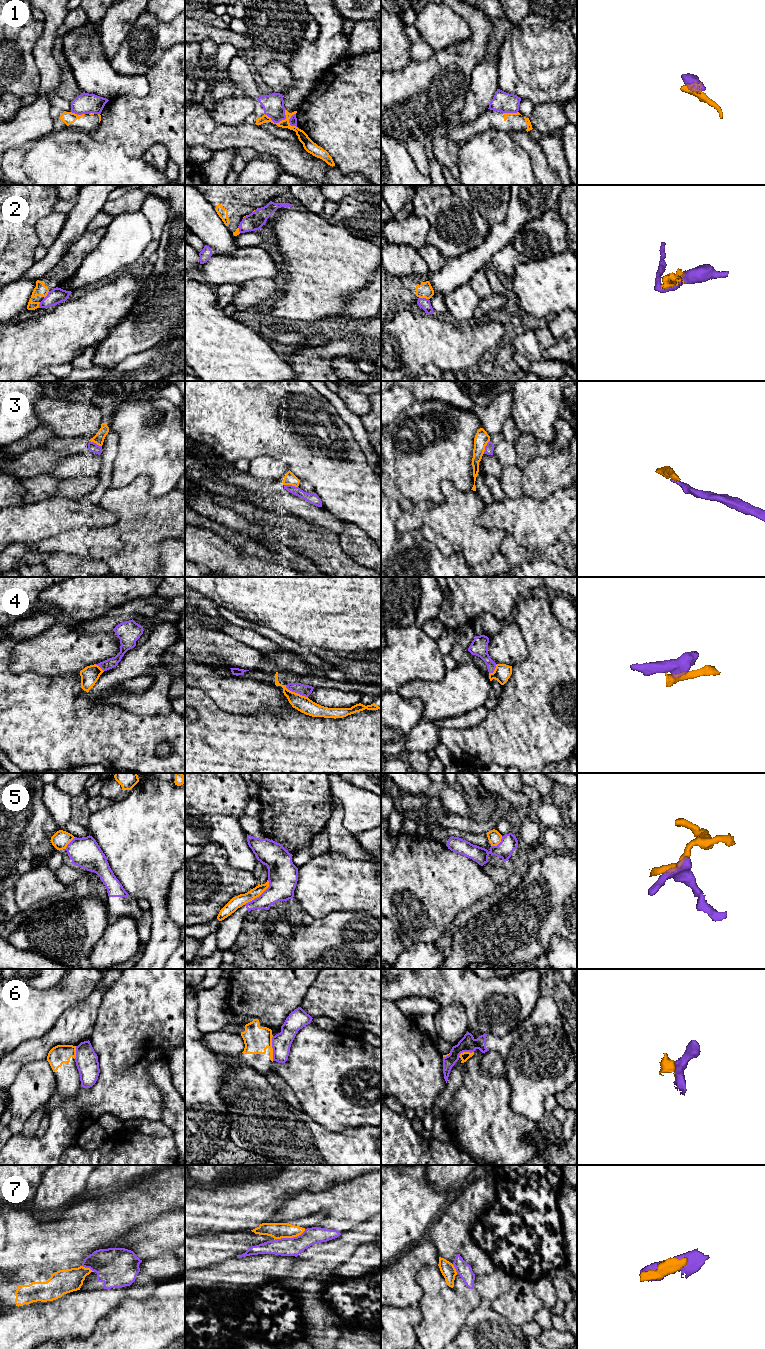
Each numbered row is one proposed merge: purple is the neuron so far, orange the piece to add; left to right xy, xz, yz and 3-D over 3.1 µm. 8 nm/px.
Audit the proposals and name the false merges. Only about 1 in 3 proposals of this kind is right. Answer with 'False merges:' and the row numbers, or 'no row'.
False merges: 1, 2, 3, 4, 5, 6, 7

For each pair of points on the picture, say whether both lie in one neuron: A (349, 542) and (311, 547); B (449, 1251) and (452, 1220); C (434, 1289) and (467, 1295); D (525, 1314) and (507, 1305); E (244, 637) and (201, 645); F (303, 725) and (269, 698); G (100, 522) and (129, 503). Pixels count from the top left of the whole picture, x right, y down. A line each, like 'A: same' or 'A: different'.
A: different
B: same
C: same
D: same
E: different
F: different
G: different

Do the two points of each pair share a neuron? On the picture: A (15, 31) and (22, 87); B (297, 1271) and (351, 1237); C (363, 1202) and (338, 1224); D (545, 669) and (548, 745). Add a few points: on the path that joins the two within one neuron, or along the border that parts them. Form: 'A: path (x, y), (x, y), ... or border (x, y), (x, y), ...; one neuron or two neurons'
A: path (20, 45), (25, 50), (25, 73); one neuron
B: path (310, 1262), (338, 1250); one neuron
C: path (356, 1202), (341, 1217); one neuron
D: path (541, 688), (541, 726); one neuron

